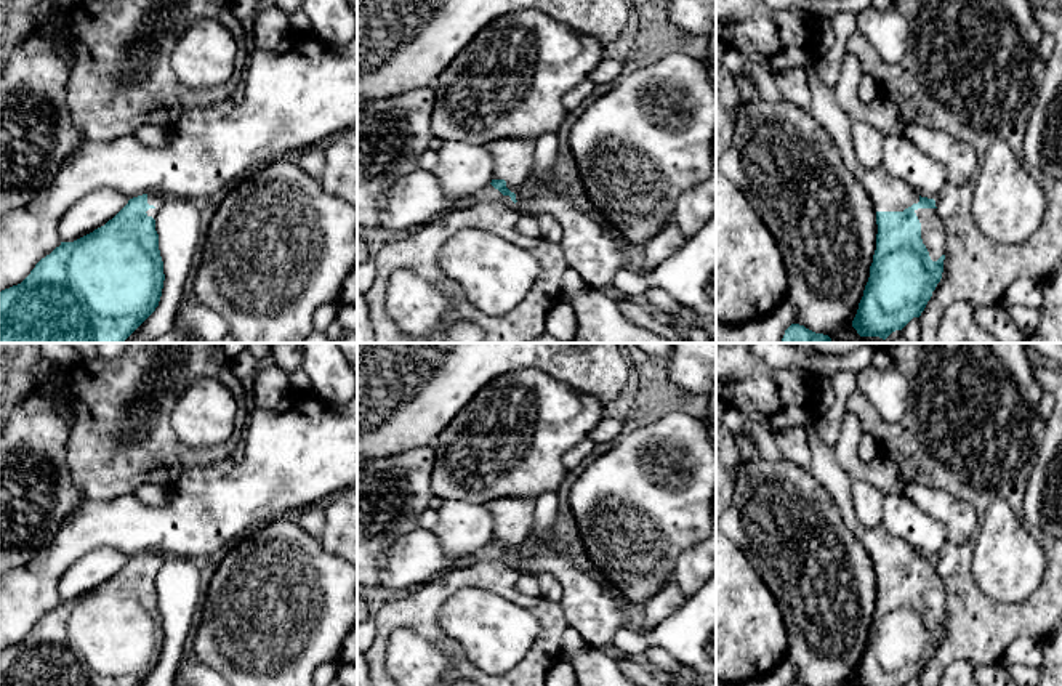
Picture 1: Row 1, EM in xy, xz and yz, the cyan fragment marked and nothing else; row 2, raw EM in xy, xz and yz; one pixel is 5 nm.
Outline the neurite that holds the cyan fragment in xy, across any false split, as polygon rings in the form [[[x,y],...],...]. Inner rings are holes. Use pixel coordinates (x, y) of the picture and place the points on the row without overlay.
[[[159,553],[133,556],[104,585],[74,601],[61,601],[21,643],[0,651],[0,686],[139,686],[159,665],[165,640],[155,590],[163,563]]]

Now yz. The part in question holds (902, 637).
[[[819,415],[804,426],[811,452],[809,471],[828,490],[844,524],[860,539],[876,569],[876,609],[870,636],[859,662],[852,686],[905,686],[919,676],[942,638],[947,590],[934,558],[915,553],[902,539],[891,535],[884,526],[863,527],[854,514],[852,479],[841,468],[833,447],[819,434]]]

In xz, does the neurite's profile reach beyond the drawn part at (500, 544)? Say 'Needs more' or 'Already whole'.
Needs more

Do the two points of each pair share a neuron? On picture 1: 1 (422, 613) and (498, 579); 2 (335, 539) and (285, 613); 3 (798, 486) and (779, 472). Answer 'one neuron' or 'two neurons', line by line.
1: one neuron
2: two neurons
3: one neuron

